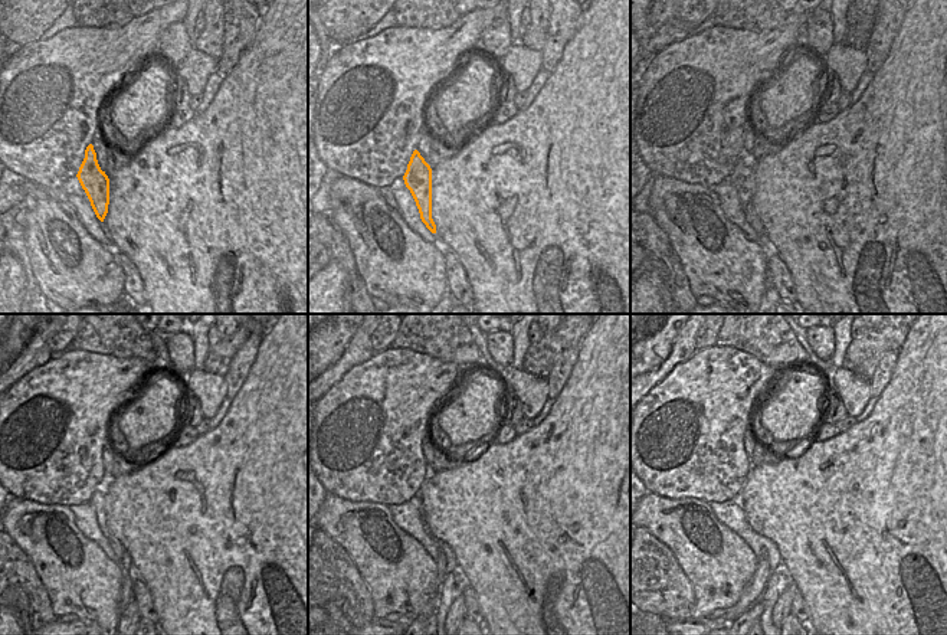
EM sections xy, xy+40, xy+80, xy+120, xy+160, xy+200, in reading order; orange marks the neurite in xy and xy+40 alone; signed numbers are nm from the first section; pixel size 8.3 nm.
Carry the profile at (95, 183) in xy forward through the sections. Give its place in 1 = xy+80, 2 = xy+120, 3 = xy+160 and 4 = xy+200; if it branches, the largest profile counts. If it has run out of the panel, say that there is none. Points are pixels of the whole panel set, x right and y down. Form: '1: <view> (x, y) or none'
1: xy+80 (741, 177)
2: xy+120 (98, 497)
3: xy+160 (442, 573)
4: xy+200 (754, 589)

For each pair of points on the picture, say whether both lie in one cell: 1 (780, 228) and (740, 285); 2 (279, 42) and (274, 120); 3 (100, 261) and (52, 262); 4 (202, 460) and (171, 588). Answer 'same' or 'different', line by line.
1: different
2: same
3: same
4: same

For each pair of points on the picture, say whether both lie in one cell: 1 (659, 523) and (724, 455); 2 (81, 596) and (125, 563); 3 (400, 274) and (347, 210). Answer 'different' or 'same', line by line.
1: different
2: different
3: same

